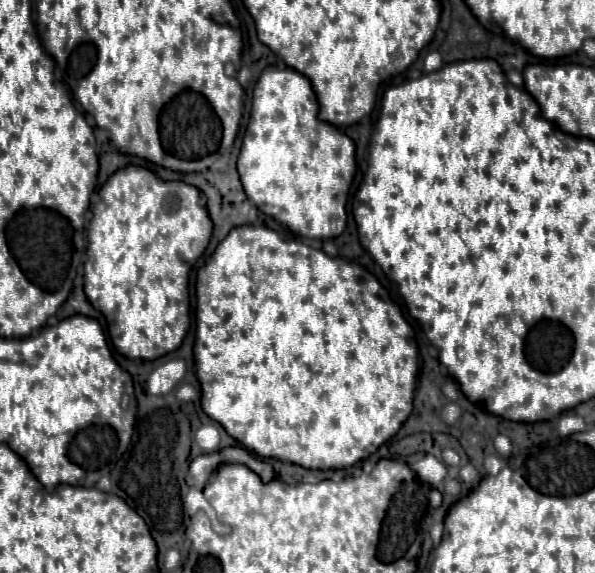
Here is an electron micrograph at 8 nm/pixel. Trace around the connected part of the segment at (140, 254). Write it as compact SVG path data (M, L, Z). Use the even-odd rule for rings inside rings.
M129 165L129 167L115 171L107 179L107 183L99 189L99 203L93 209L93 219L91 219L91 227L89 227L89 241L91 243L87 245L87 261L85 261L85 295L89 297L93 307L97 307L105 315L113 347L129 359L163 357L181 345L181 341L189 329L189 289L187 289L189 269L195 265L197 257L201 257L205 253L209 239L211 239L211 233L213 233L213 221L207 213L207 207L203 207L199 201L201 201L201 191L197 187L187 185L183 181L163 181L151 169L135 167L135 165Z

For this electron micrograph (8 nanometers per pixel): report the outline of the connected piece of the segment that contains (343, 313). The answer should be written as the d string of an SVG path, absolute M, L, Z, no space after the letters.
M241 225L233 227L229 235L217 245L209 263L197 273L197 337L195 337L195 365L197 379L201 383L201 407L203 411L219 421L225 431L243 443L247 449L259 457L273 457L289 463L297 463L307 469L341 469L351 467L363 457L373 455L385 441L389 441L403 421L411 415L415 375L417 375L417 345L411 325L405 321L399 305L393 301L391 293L369 273L367 289L367 269L357 263L345 261L341 257L329 257L325 251L315 249L303 241L293 241L281 237L269 227Z

